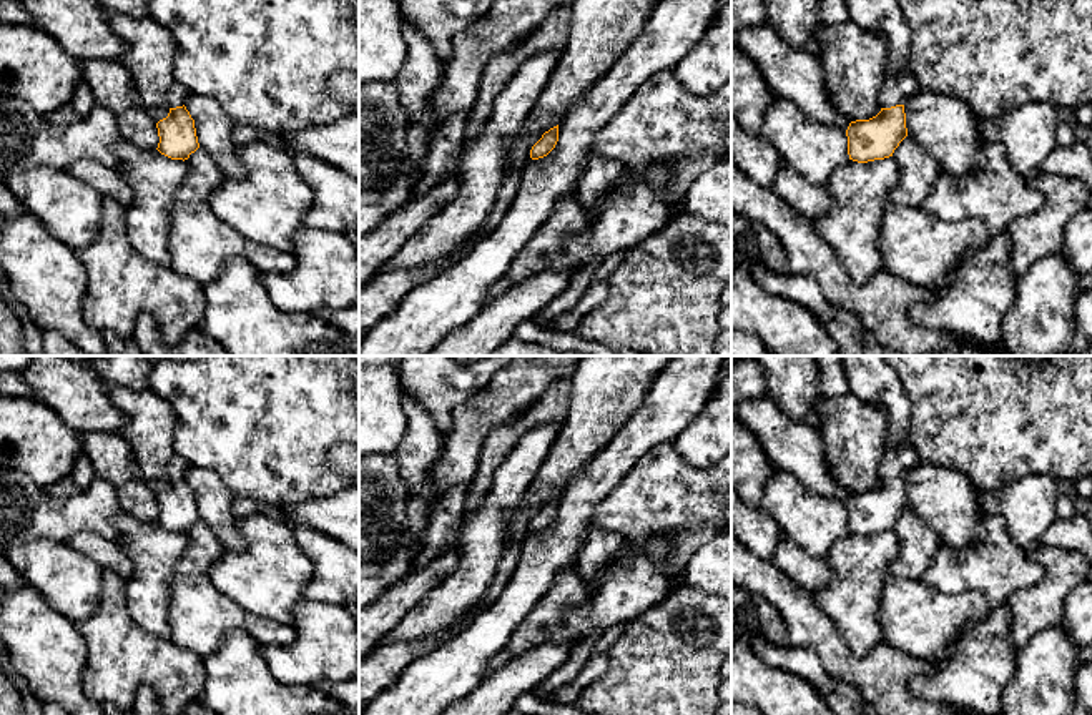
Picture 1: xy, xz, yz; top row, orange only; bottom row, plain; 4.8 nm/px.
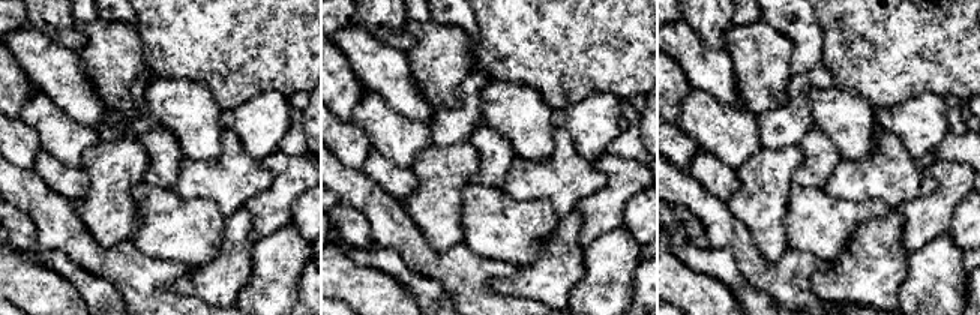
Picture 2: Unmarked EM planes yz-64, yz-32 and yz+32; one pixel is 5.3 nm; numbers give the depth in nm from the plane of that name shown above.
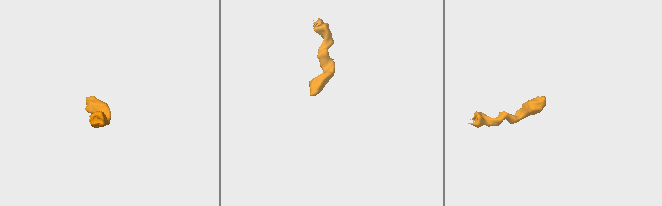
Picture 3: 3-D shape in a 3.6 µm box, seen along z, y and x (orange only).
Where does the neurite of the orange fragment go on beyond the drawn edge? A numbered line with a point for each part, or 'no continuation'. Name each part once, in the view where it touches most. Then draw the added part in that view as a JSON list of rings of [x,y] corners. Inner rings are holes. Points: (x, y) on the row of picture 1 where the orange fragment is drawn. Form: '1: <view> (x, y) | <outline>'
1: yz (896, 90) | [[[909,70],[899,76],[889,78],[879,93],[881,108],[904,105],[908,98],[921,93],[924,86]]]

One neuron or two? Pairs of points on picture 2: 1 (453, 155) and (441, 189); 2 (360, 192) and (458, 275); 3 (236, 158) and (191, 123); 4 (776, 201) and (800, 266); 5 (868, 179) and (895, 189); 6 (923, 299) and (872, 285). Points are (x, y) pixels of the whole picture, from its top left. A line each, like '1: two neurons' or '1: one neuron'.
1: one neuron
2: one neuron
3: two neurons
4: two neurons
5: one neuron
6: two neurons

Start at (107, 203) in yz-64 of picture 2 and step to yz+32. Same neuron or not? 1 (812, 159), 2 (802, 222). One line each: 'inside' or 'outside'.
1: outside
2: outside

